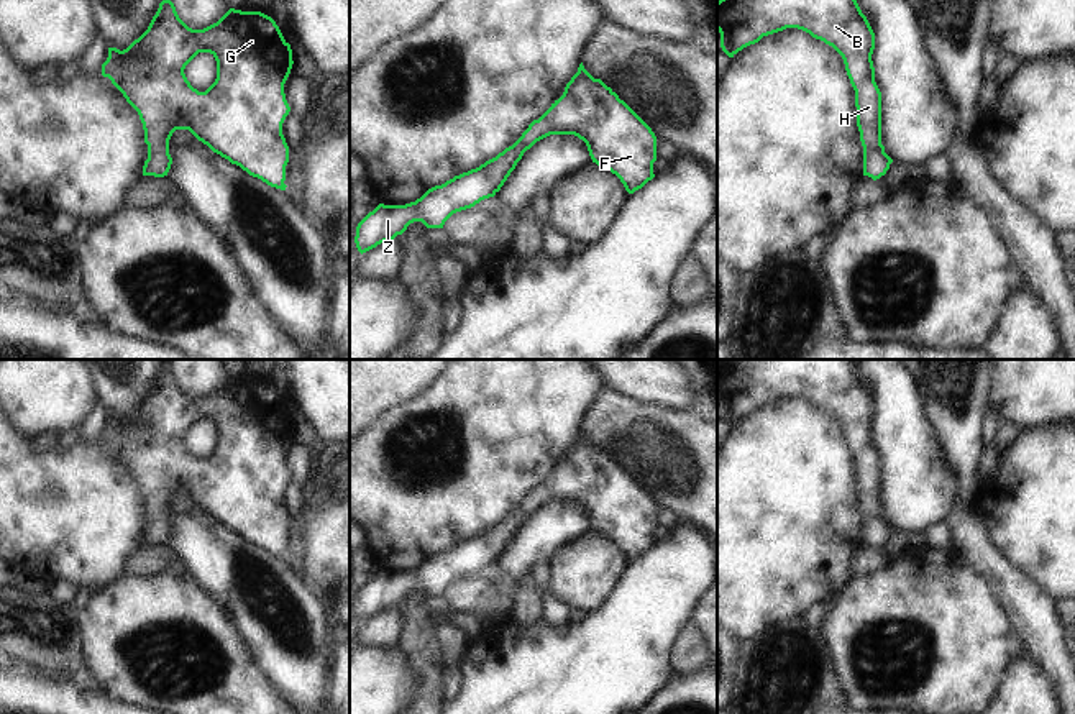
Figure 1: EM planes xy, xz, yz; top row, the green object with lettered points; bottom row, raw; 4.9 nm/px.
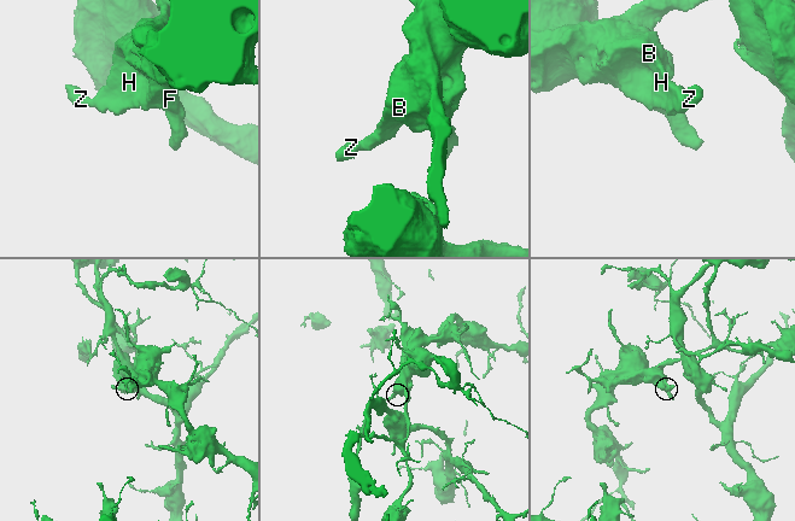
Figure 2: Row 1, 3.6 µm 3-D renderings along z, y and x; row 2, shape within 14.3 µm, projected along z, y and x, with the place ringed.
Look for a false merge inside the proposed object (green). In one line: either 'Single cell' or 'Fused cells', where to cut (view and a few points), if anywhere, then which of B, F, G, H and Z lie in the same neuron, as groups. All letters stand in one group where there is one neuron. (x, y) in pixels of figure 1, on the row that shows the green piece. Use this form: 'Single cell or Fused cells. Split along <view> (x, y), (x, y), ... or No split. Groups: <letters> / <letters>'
Single cell. No split. Groups: B F G H Z

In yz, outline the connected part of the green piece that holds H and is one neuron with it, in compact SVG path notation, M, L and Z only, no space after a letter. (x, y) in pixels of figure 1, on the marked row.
M719 0L720 48L734 57L763 36L798 28L832 46L844 59L855 90L863 176L880 179L893 159L881 144L881 92L871 54L875 33L857 0Z

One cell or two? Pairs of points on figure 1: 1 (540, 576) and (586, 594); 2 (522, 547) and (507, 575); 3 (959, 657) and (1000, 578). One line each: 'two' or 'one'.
1: two
2: one
3: two

